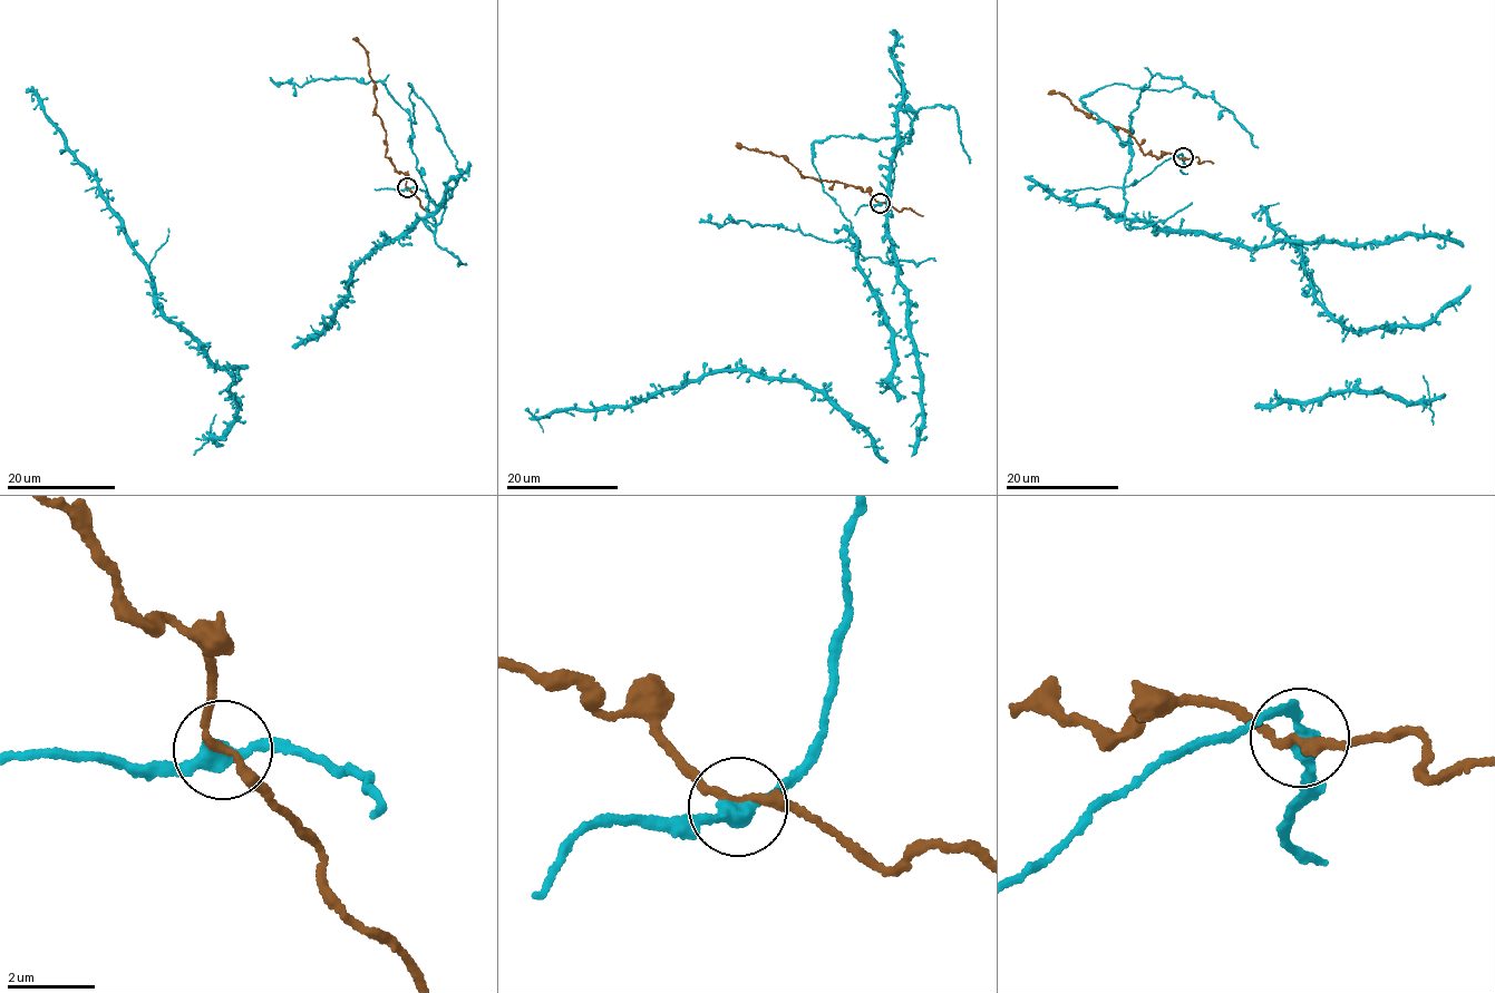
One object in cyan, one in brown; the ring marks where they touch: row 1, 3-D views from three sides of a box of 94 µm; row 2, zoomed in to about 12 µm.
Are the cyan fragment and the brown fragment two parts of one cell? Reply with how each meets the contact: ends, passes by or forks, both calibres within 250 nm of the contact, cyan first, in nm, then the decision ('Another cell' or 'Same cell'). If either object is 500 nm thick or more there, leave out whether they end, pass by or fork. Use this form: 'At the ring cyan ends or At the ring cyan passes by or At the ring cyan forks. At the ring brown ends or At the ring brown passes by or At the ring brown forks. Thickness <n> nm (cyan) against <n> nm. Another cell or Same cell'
At the ring cyan passes by. At the ring brown passes by. Thickness 360 nm (cyan) against 200 nm. Another cell

